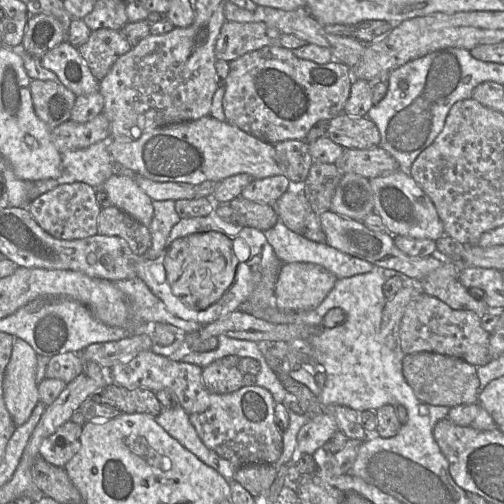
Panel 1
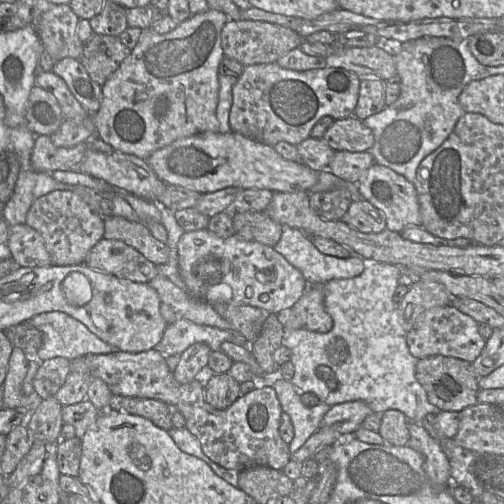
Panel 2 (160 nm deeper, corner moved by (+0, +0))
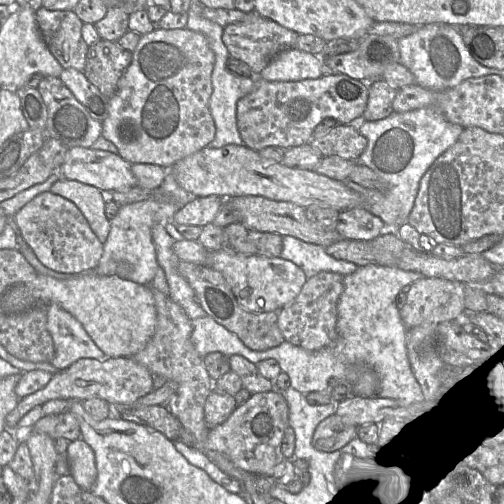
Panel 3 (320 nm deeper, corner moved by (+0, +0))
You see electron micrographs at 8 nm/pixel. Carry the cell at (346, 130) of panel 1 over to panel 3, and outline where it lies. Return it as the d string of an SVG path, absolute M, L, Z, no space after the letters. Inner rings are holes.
M337 124L326 134L312 137L309 144L323 157L339 156L356 161L367 147L367 139L350 124Z

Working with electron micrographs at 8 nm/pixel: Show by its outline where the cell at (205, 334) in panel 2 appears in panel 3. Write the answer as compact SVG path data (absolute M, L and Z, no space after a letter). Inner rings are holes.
M366 265L344 276L344 289L338 302L337 339L327 347L308 351L285 341L265 351L249 349L239 337L205 316L192 322L191 341L201 357L212 352L226 356L240 355L254 364L275 359L282 372L287 373L291 387L306 395L311 392L332 395L332 379L350 382L350 369L359 366L372 368L380 377L378 398L406 401L415 405L432 405L430 389L418 382L413 372L407 348L407 328L397 307L397 296L403 287L425 278L419 272L396 267Z

